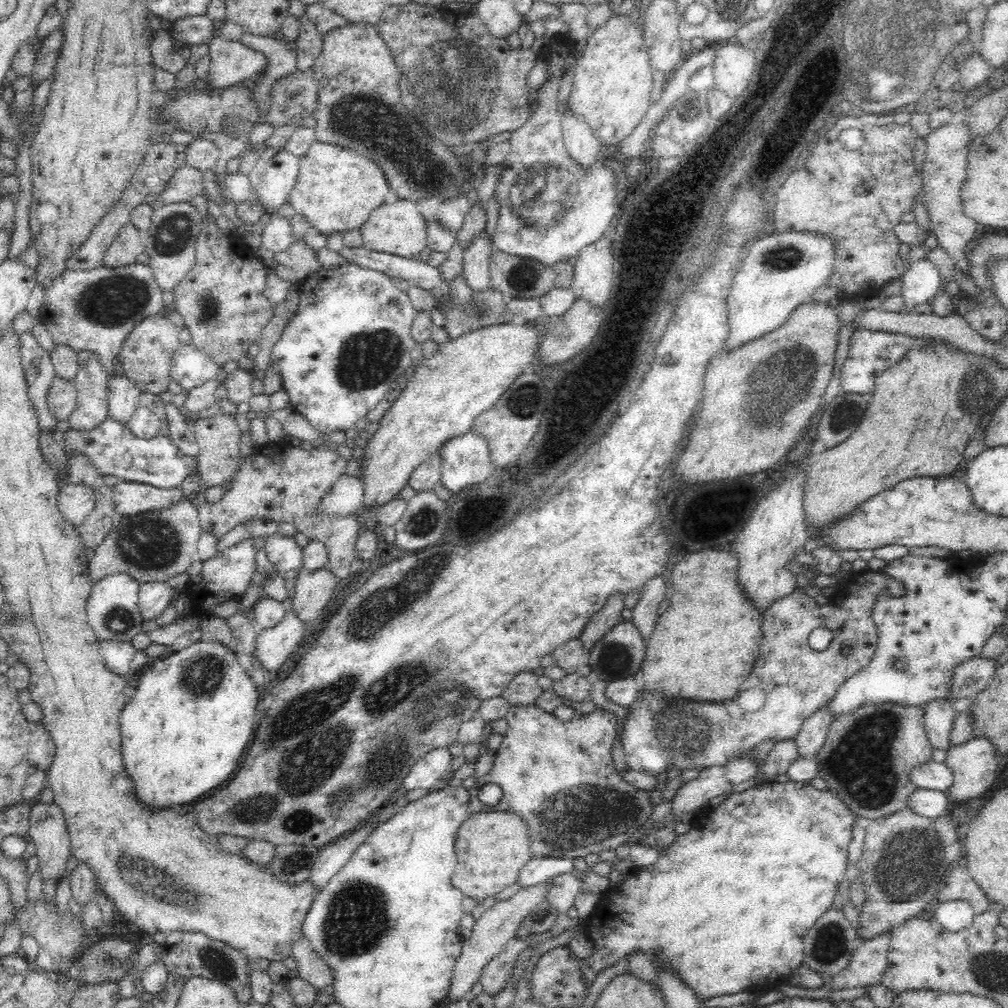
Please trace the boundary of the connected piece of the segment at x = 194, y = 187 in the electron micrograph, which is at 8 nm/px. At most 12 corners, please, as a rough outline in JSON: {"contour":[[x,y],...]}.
{"contour":[[178,168],[162,189],[165,203],[189,202],[203,192],[203,172]]}

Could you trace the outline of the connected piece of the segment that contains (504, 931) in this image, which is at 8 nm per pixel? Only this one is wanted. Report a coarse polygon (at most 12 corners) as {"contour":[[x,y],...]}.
{"contour":[[546,883],[496,901],[462,940],[450,990],[461,1000],[546,900]]}

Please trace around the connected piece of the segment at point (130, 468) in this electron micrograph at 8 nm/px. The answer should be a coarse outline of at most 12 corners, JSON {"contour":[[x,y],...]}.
{"contour":[[109,415],[65,432],[102,476],[180,487],[197,470],[170,436],[140,439]]}

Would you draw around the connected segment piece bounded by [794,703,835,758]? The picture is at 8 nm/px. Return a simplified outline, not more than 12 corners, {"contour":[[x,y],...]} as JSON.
{"contour":[[827,703],[806,717],[794,738],[798,756],[816,756],[834,719]]}

